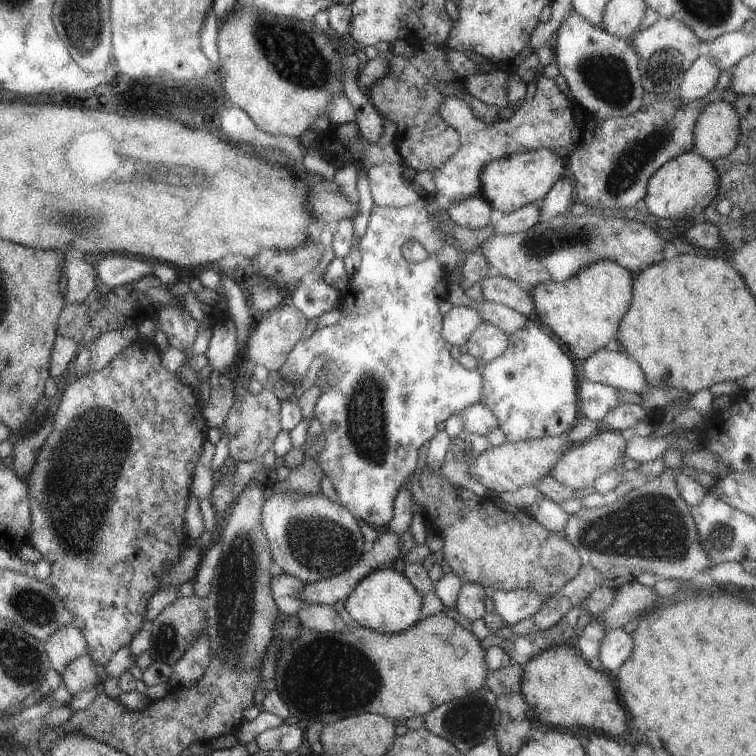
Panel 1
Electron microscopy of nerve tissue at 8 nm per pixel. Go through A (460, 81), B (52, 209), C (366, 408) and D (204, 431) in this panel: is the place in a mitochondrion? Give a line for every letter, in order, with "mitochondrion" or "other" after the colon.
A: other
B: mitochondrion
C: mitochondrion
D: other

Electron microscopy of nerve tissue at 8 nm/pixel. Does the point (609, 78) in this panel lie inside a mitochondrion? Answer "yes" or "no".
yes

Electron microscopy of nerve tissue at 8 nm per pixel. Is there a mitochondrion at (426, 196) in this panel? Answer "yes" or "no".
no

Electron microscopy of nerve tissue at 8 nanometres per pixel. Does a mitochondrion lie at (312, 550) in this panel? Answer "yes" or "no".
yes

